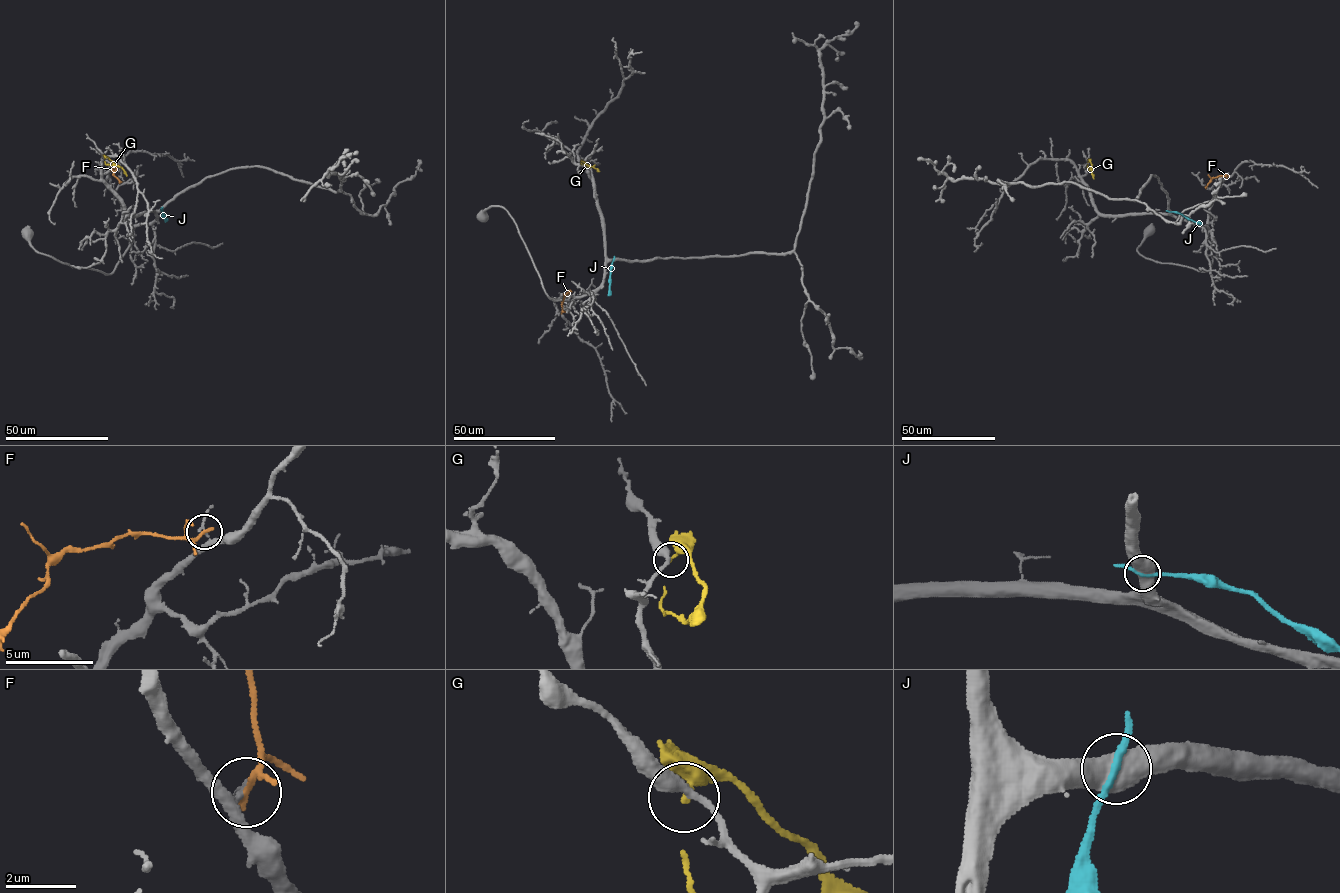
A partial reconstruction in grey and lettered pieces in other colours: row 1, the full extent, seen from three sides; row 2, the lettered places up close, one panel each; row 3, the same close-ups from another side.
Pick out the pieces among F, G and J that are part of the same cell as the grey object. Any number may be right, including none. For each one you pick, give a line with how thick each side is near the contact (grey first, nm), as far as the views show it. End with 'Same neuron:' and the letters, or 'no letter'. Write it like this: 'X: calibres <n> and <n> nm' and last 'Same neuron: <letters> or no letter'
Same neuron: no letter

